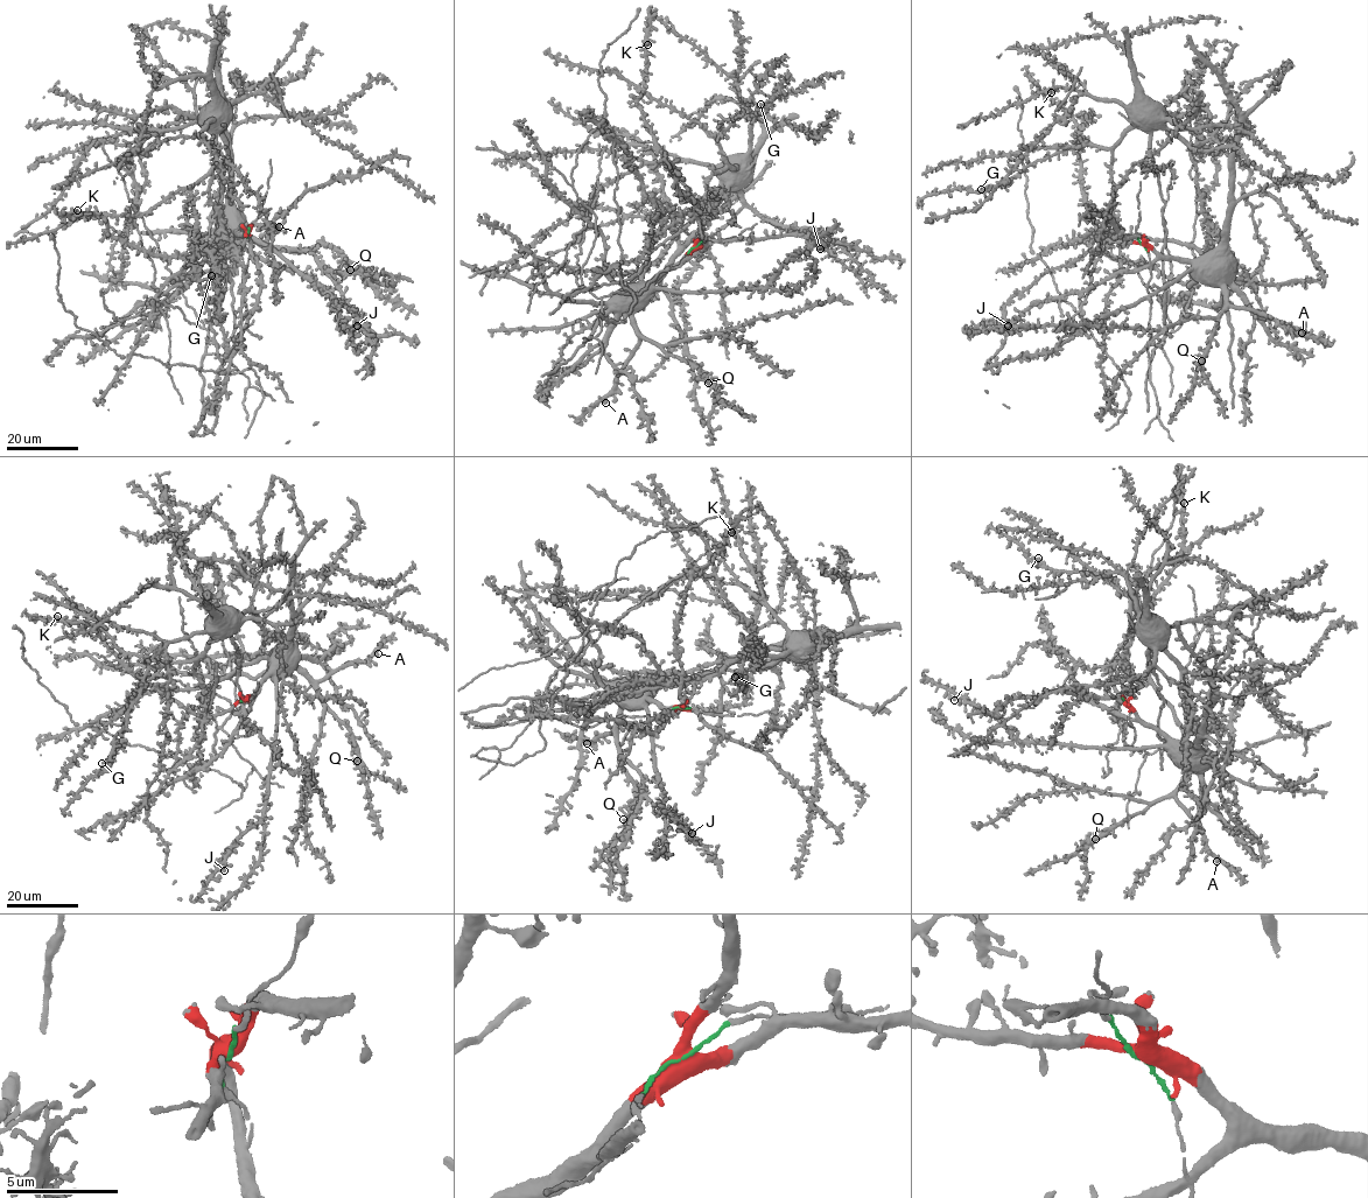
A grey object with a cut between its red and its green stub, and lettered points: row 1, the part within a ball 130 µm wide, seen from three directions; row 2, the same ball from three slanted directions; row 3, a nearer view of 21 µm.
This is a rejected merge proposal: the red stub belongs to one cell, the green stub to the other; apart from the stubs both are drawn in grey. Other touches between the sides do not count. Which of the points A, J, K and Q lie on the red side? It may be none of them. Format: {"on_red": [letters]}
{"on_red": ["A", "J", "K", "Q"]}

